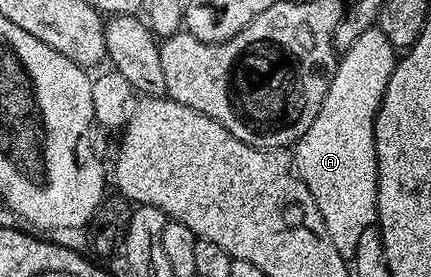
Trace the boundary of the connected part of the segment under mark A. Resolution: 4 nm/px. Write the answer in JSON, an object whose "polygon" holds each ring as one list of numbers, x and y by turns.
{"polygon":[[377,26,360,33,352,49,341,52,338,67,334,70,328,93,324,97,324,105,320,105,320,113,316,113,316,121,308,125,308,133,304,133,304,137,300,137,292,148,294,170,298,172,304,185,308,185,308,193,312,193,316,209,320,209,320,217,324,217,324,225,328,225,328,237,332,237,336,253,340,253,340,257,348,261,353,260,357,241,363,235,364,229,375,226,378,217,378,164,374,162,374,118,378,116,384,89,388,89,395,62,396,49]]}

